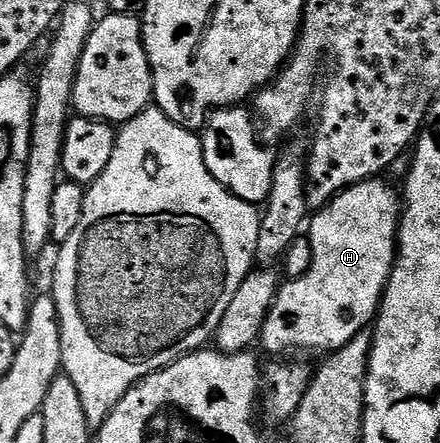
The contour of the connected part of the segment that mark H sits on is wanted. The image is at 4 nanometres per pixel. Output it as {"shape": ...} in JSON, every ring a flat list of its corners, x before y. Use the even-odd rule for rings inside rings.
{"shape":[[376,177,370,178,367,182,355,184,351,188,344,190,343,193,336,194,329,205,312,215,311,221,307,226,307,237,313,253,311,268,307,268,307,272,303,276,286,281,278,289,273,301,273,307,269,309,269,315,263,324,259,339,260,345,265,345,267,353,285,354,288,350,325,350,324,352,332,352,343,348,343,344,347,344,356,334,362,333,368,327,365,326,368,322,370,325,376,319,381,308,381,300,385,296,385,286,389,283,389,277,393,271,393,263,397,261,397,227,401,225,401,211,403,209,403,202,399,197,398,191,396,194,387,183,381,181,385,180]]}

